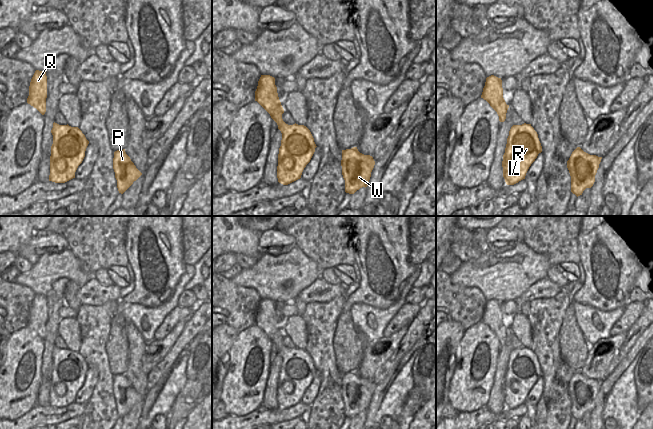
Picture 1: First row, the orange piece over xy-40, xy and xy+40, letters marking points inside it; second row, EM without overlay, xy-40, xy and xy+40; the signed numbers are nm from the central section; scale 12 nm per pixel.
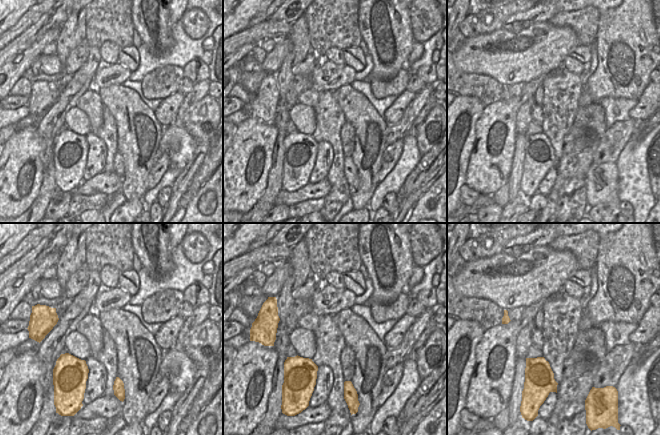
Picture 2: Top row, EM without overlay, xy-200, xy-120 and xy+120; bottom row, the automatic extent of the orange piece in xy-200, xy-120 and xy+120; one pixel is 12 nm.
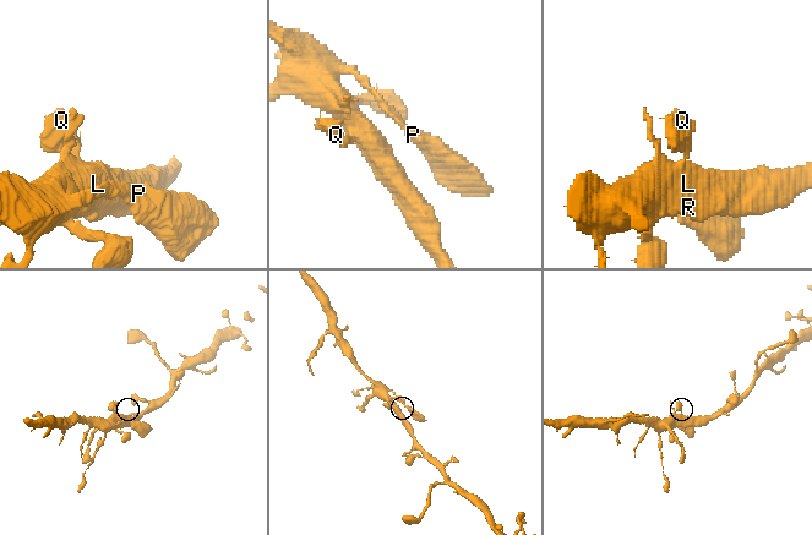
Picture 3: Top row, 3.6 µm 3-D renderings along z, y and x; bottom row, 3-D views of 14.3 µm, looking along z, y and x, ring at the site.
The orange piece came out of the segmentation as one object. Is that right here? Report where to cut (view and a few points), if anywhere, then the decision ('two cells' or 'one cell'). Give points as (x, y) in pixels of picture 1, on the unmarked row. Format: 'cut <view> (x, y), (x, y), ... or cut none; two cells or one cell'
cut none; one cell

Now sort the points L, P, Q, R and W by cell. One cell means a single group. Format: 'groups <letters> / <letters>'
groups L P Q R W

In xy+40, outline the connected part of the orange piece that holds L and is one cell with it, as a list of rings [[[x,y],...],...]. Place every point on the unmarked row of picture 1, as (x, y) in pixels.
[[[531,348],[513,349],[502,385],[506,408],[514,409],[525,403],[529,391],[541,376],[538,358]]]

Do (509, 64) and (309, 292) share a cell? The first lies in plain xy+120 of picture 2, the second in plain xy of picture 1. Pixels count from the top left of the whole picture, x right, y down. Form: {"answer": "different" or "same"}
{"answer": "different"}

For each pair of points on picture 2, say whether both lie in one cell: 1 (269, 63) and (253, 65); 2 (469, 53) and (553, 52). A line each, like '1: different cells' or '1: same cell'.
1: different cells
2: same cell

